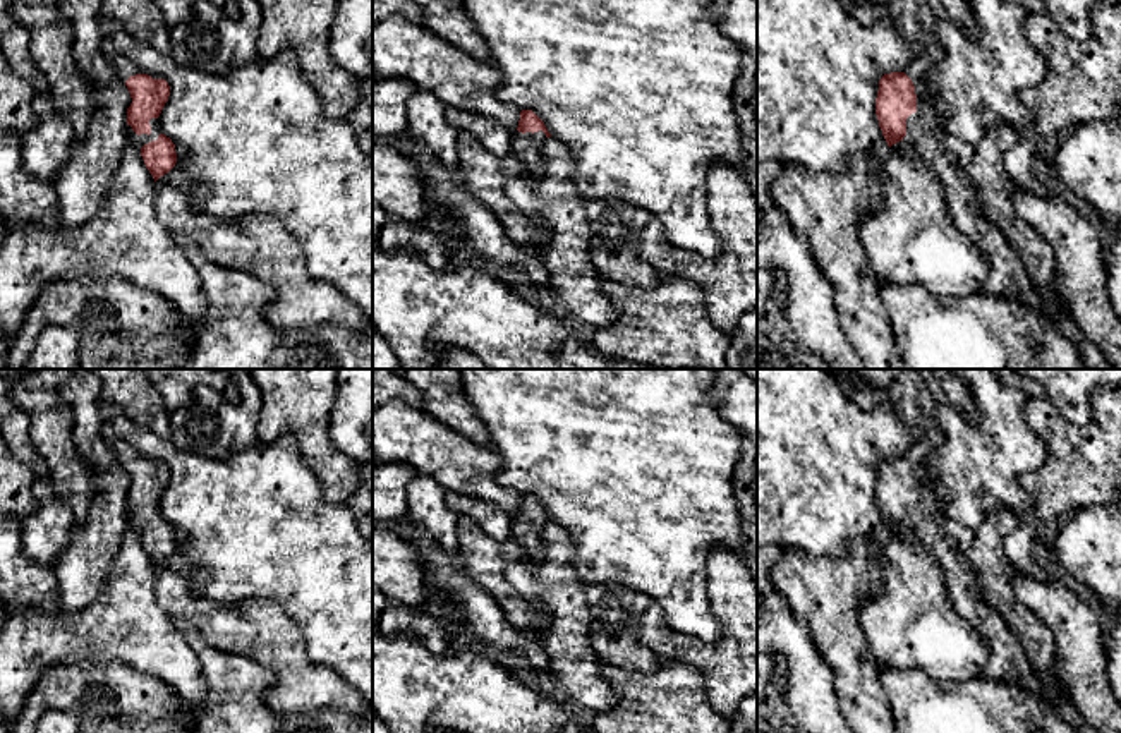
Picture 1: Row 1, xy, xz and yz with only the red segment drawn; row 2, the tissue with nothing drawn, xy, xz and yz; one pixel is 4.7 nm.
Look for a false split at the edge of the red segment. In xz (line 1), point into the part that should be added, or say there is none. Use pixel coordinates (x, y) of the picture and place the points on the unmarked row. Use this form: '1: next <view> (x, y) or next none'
1: next xz (526, 533)

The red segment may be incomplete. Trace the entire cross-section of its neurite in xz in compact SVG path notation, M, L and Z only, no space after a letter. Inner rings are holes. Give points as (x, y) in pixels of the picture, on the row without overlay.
M522 494L512 524L512 539L524 548L529 560L546 558L548 546L541 541L541 530L546 522L551 522L551 518L544 506L532 494Z

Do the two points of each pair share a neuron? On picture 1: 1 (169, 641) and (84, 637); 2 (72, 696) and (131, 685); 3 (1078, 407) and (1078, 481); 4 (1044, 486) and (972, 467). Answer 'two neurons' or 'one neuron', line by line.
1: one neuron
2: one neuron
3: two neurons
4: two neurons

